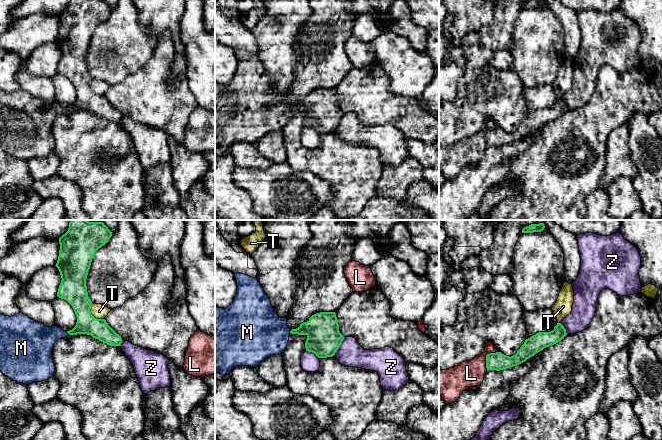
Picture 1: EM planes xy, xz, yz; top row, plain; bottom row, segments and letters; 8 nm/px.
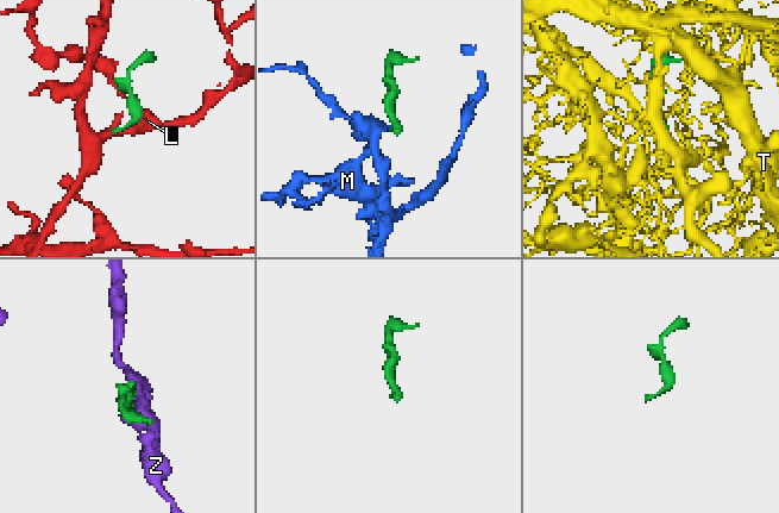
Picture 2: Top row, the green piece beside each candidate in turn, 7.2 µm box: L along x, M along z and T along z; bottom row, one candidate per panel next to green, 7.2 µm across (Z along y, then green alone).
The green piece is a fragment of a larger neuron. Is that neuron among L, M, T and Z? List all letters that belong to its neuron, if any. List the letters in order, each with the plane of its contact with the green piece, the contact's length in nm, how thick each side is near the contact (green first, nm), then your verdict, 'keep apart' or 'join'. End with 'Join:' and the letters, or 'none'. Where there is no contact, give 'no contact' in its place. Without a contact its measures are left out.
L: yz | 180 nm | 150/220 nm | keep apart
M: xy | 40 nm | 160/260 nm | join
T: xy | 170 nm | 200/120 nm | keep apart
Z: xz | 180 nm | 280/200 nm | keep apart
Join: M

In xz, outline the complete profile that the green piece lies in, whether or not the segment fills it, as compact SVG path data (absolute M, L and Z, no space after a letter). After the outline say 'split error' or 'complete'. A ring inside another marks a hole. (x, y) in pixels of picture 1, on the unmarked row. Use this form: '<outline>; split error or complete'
M335 88L316 89L290 109L306 111L306 127L314 129L318 134L334 132L345 114L339 107Z; complete

